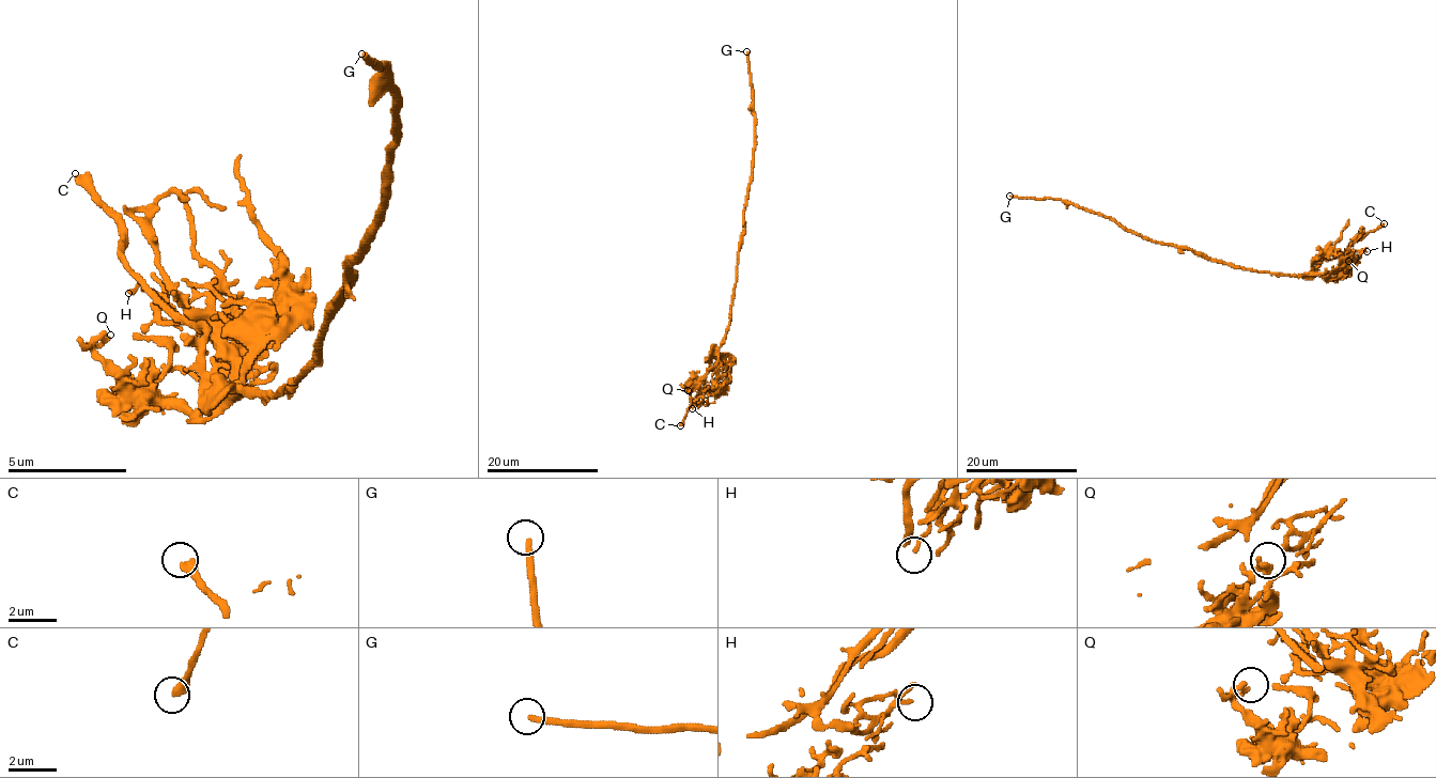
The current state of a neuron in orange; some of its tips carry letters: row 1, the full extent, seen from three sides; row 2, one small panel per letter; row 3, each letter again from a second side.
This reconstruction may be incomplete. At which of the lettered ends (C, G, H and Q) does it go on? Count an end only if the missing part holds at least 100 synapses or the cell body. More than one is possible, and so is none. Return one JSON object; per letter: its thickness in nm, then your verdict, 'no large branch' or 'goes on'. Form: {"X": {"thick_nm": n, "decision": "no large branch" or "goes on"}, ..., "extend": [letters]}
{"C": {"thick_nm": 400, "decision": "goes on"}, "G": {"thick_nm": 260, "decision": "no large branch"}, "H": {"thick_nm": 140, "decision": "no large branch"}, "Q": {"thick_nm": 280, "decision": "no large branch"}, "extend": ["C"]}

